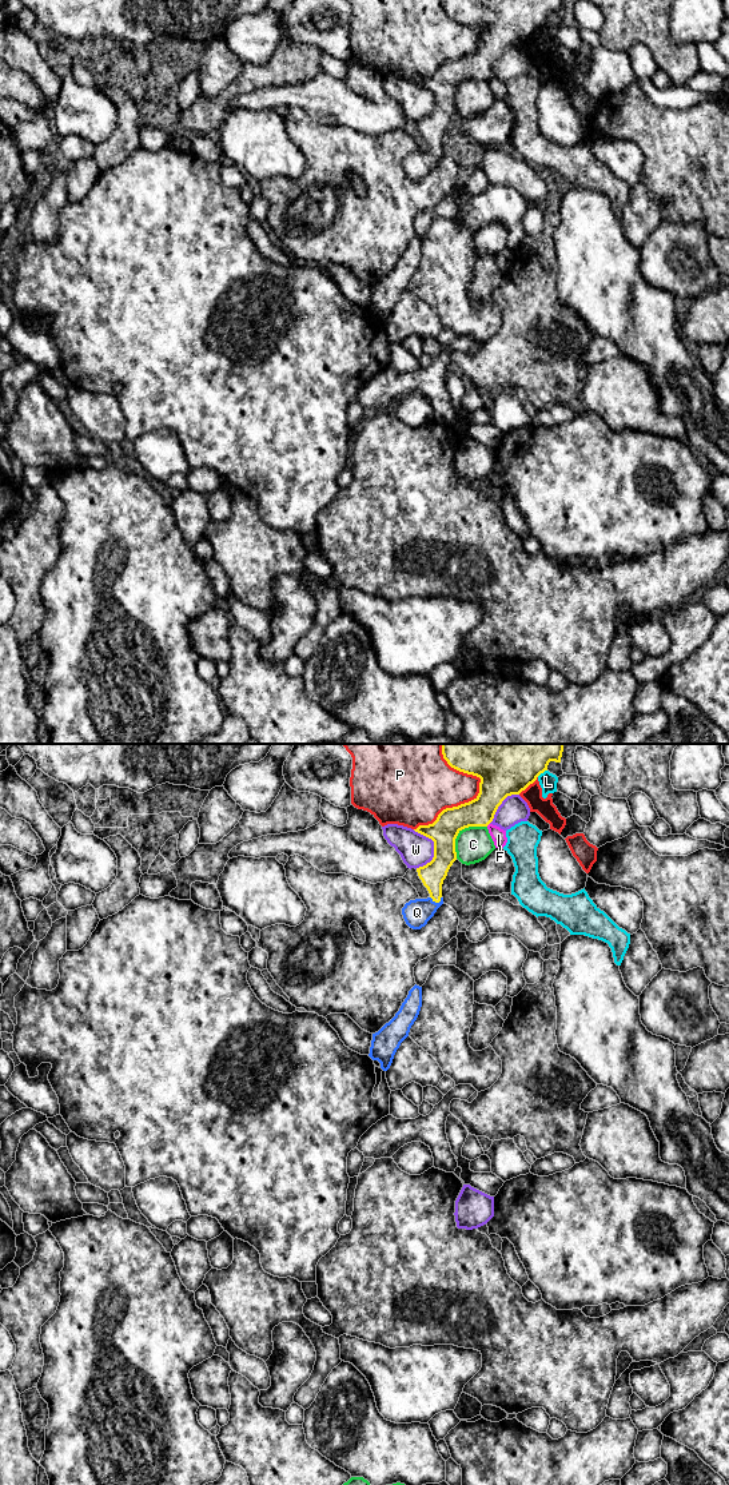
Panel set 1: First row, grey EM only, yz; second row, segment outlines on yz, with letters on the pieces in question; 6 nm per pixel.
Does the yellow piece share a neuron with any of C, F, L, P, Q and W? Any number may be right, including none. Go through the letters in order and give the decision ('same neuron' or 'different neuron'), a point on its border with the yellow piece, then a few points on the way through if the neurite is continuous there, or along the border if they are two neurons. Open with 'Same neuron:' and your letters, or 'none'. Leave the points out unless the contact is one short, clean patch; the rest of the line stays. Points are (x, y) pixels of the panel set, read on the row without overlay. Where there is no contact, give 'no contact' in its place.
Same neuron: Q
C: different neuron | yz (458, 84)
F: different neuron | yz (488, 76)
L: different neuron | yz (541, 24)
P: different neuron | yz (477, 48)
Q: same neuron | yz (435, 154) | across yz (433, 126), (435, 154), (417, 164)
W: different neuron | yz (434, 99)

